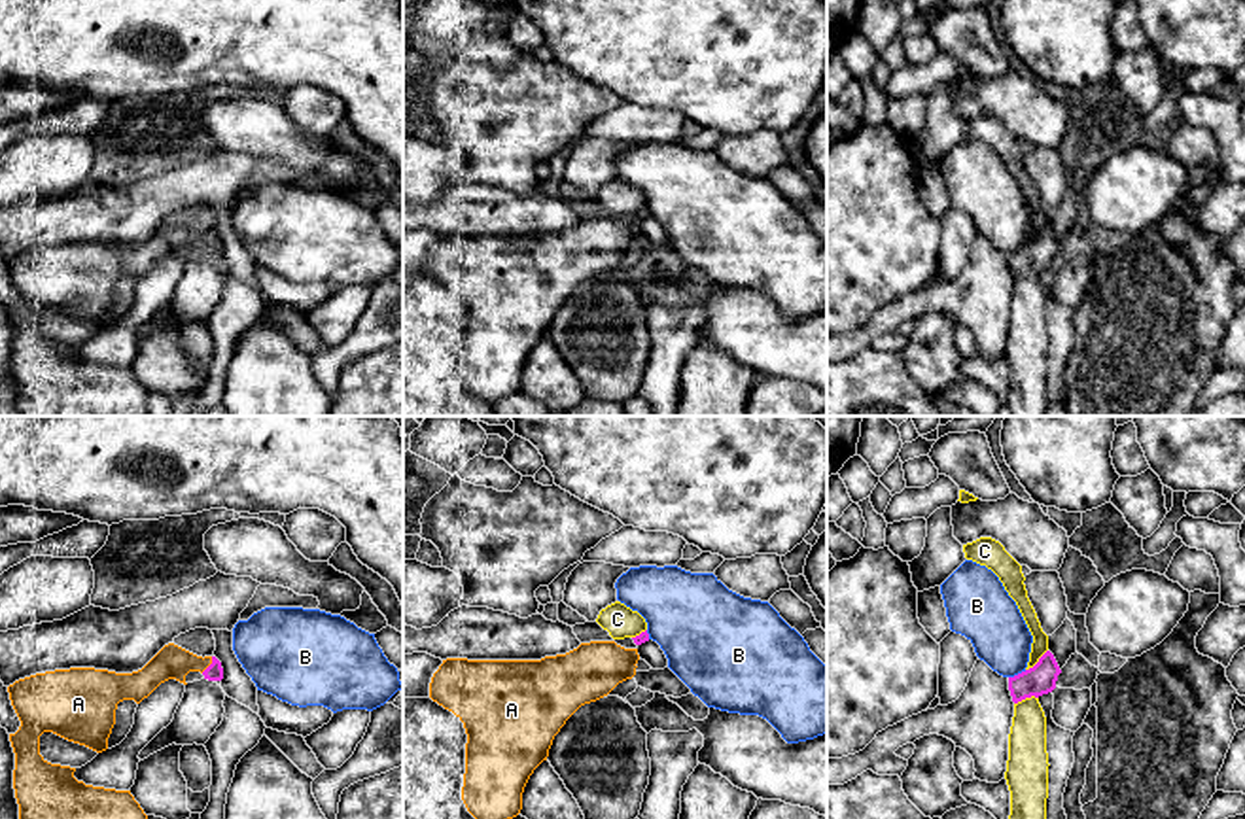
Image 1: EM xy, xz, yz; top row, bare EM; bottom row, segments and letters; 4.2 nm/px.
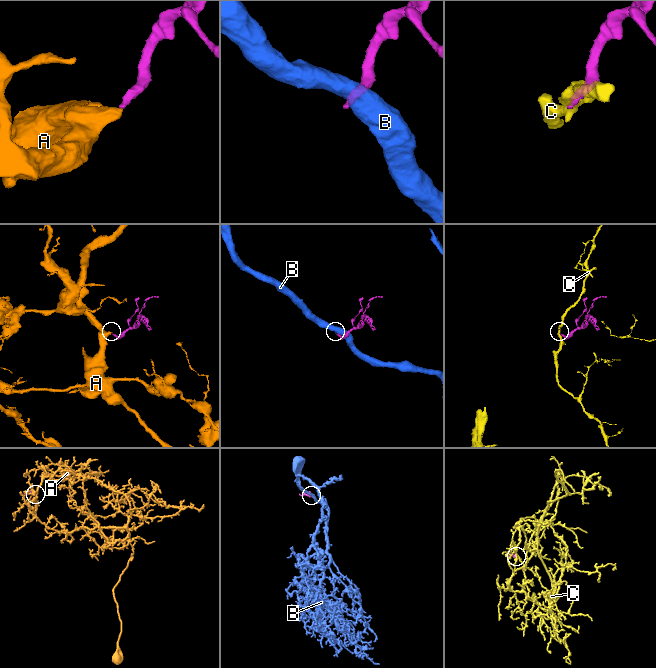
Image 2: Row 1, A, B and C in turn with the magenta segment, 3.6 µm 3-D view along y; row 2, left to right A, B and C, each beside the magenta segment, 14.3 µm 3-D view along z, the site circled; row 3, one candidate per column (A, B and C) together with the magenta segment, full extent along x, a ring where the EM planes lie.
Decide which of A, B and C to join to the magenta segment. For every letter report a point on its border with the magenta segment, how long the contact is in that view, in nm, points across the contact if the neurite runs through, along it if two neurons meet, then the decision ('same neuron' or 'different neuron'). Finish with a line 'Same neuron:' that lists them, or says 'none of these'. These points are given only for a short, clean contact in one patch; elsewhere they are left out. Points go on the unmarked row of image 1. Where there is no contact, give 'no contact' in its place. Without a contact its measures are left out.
A: contact xy (210, 241); length 90 nm; way xy (214, 248), (210, 241), (171, 239); same neuron
B: contact yz (1018, 250); length 90 nm; border yz (1026, 246), (1009, 254); different neuron
C: contact yz (1039, 237); length 130 nm; border yz (1047, 226), (1026, 246); different neuron
Same neuron: A

